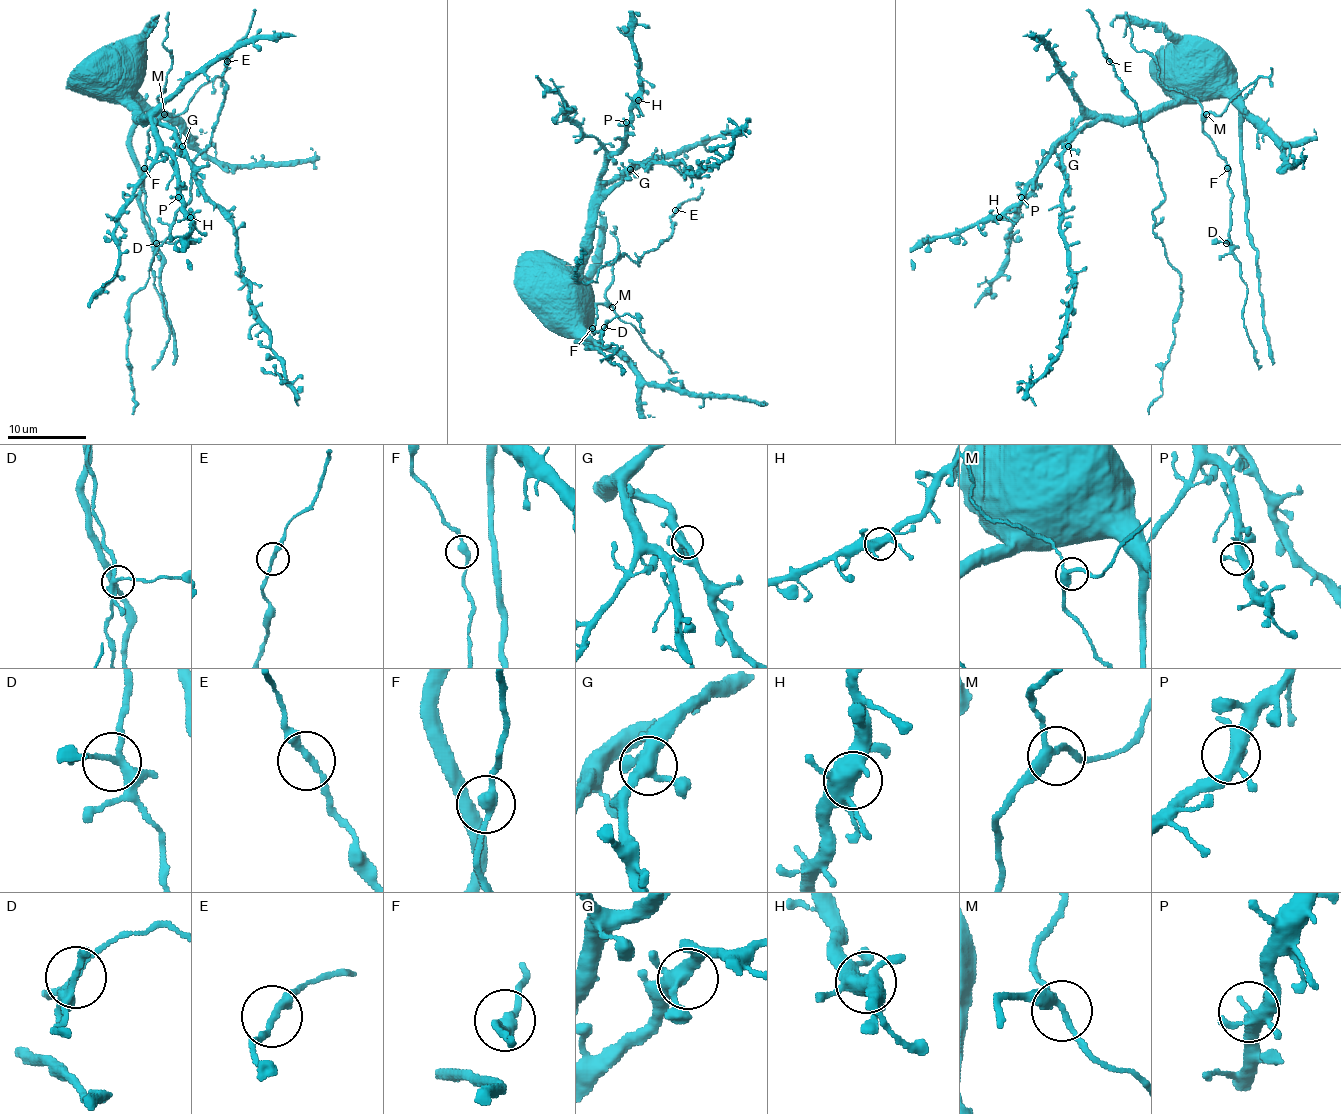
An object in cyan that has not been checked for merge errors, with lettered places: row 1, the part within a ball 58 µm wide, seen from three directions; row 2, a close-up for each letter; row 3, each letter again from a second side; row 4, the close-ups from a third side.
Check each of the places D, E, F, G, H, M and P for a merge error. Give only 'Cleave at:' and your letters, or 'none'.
Cleave at: none

